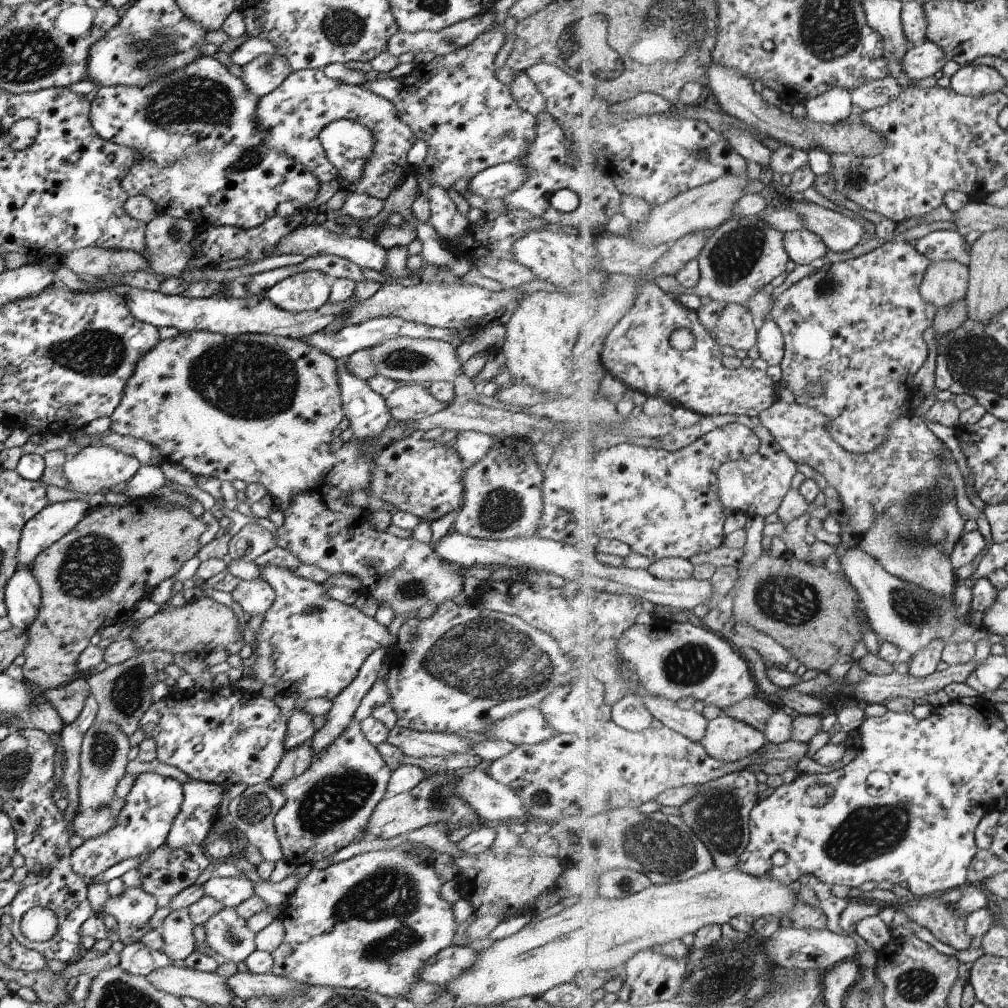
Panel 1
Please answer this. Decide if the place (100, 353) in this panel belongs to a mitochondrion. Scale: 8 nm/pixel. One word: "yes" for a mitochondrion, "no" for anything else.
yes

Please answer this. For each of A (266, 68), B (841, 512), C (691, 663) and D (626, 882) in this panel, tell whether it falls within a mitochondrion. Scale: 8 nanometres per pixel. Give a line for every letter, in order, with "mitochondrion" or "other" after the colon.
A: mitochondrion
B: other
C: mitochondrion
D: mitochondrion

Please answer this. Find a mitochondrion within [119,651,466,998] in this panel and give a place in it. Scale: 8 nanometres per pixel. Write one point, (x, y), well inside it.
(390, 892)

